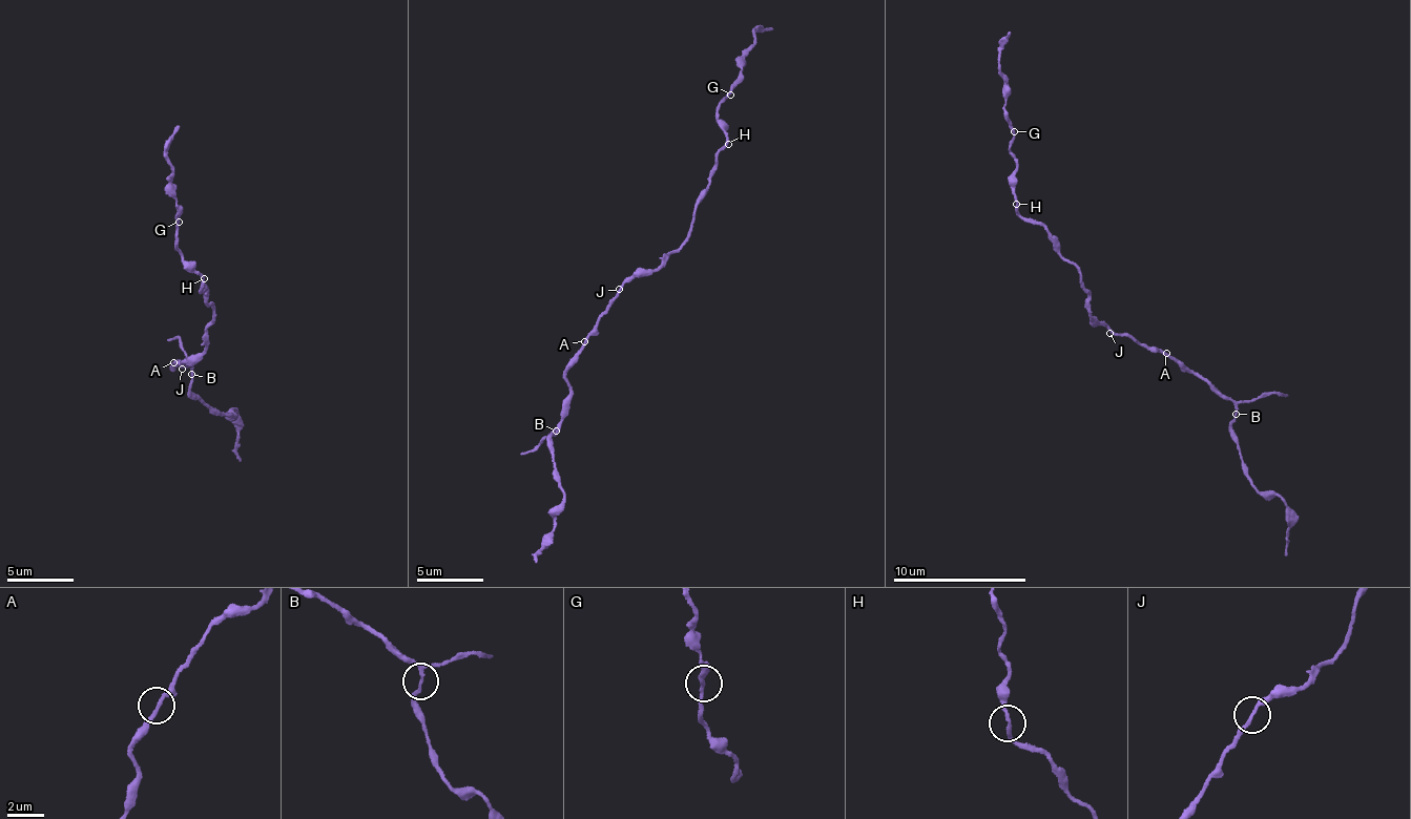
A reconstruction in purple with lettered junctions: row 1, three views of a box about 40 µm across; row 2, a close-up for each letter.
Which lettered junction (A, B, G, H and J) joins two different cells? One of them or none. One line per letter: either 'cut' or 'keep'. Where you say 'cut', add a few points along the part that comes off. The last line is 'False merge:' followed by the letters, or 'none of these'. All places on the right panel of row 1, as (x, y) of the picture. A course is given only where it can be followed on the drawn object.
A: keep
B: keep
G: keep
H: keep
J: keep
False merge: none of these

